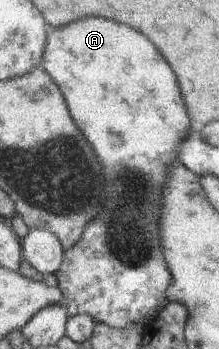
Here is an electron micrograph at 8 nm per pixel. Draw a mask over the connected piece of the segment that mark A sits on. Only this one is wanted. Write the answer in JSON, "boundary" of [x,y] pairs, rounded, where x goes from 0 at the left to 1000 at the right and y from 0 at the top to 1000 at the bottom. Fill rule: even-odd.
{"boundary":[[[470,52],[361,57],[260,80],[215,115],[187,195],[256,229],[297,287],[315,287],[333,344],[352,344],[352,361],[388,378],[461,458],[489,539],[452,619],[406,636],[379,682],[297,725],[297,745],[251,785],[292,837],[306,894],[320,908],[402,900],[438,926],[489,928],[525,946],[571,946],[589,934],[653,934],[676,946],[767,865],[767,831],[785,819],[781,779],[717,705],[744,533],[772,516],[781,476],[822,464],[817,424],[836,401],[890,364],[854,321],[817,229],[680,109],[571,69]]]}

